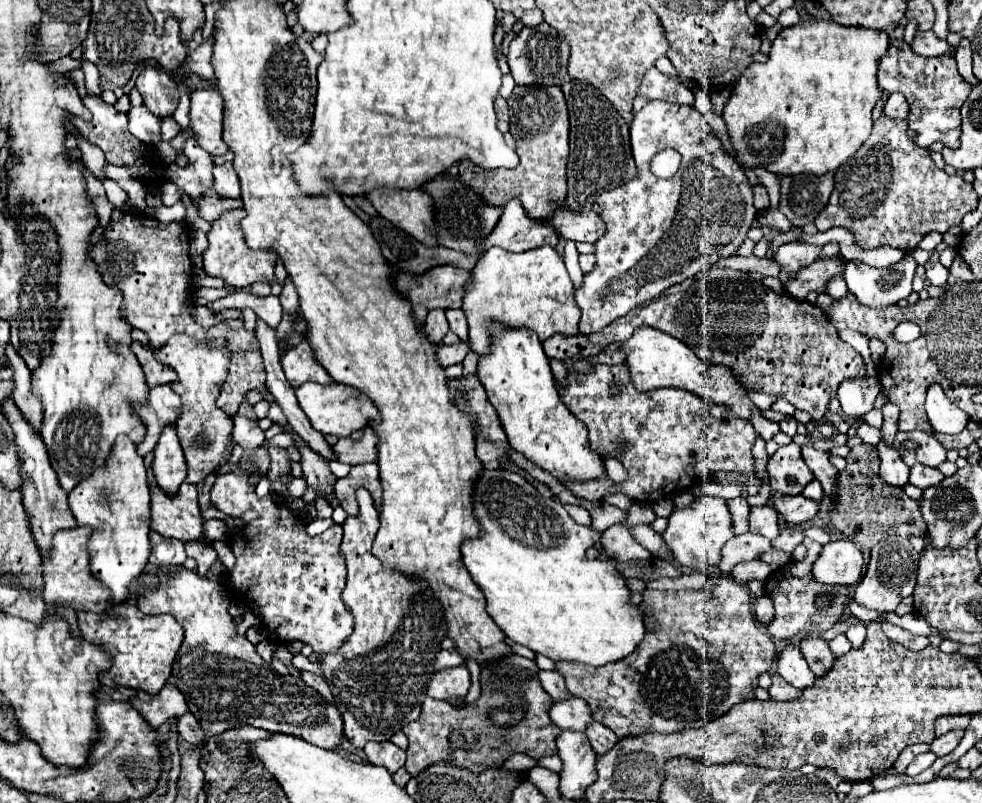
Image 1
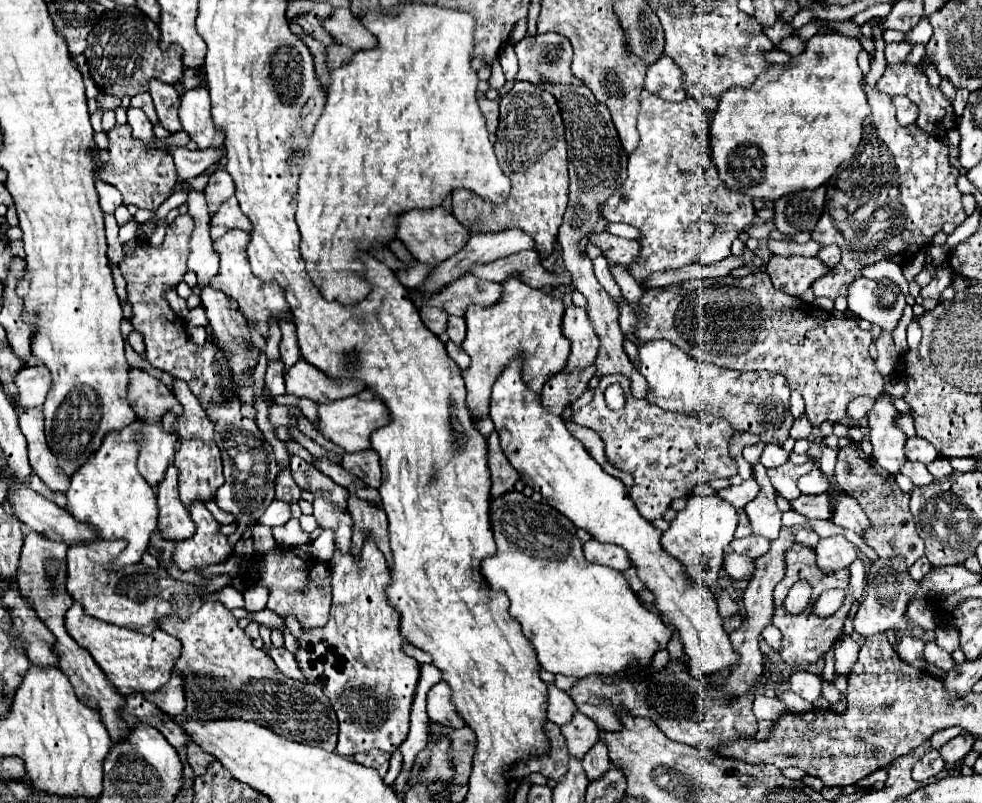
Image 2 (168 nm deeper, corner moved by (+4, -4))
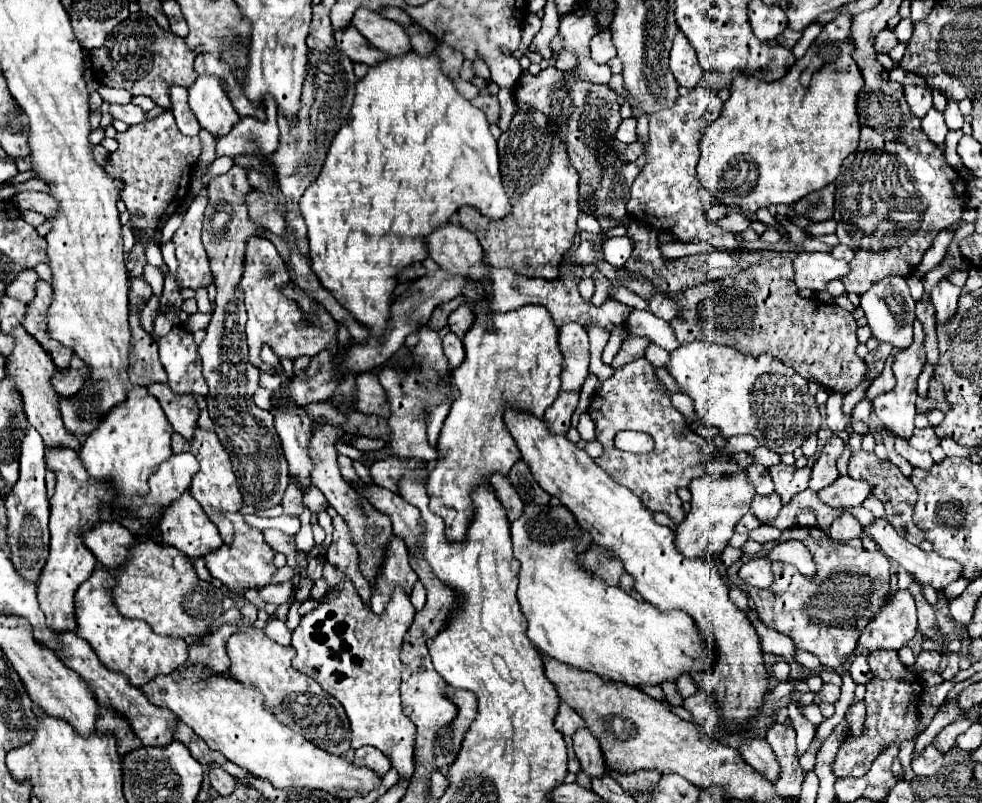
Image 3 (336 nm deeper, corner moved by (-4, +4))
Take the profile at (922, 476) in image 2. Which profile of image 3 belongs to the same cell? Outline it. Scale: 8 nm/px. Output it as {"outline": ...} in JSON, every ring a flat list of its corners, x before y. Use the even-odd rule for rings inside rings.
{"outline":[[896,438,896,452,902,454,914,468,930,468,934,464,930,452,918,452,918,450,914,450,904,438]]}

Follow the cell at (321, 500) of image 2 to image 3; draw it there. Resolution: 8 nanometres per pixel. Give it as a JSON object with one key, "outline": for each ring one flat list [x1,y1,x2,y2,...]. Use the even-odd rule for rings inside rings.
{"outline":[[334,516,332,518,332,526,334,526,334,540,332,546,328,550,328,562,336,568,340,568,344,572,344,576,348,576,348,580,354,584,358,596,362,598,362,602,366,604,366,608,370,608,370,584,366,580,362,580,360,570,356,566,356,552,354,552,354,544,350,542,350,532,346,530,346,522,342,516]]}

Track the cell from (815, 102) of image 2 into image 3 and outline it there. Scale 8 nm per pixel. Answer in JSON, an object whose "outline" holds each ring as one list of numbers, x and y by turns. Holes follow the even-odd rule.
{"outline":[[838,14,830,20,804,58,796,60,788,74,776,82,760,82,750,76,738,76,732,82,730,98,720,118,702,138,702,156,698,162,698,180,714,200,744,214,778,204,792,208,806,194,822,190,836,180,844,158,856,150,860,136,856,100,862,88,862,74,858,74,858,66,850,56,854,50,848,44,850,24,850,14]]}

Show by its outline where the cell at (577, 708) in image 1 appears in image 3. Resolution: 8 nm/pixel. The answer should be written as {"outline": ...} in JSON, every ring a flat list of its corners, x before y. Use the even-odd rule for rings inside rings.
{"outline":[[586,728,574,734,574,752,580,762,580,770,588,778,602,778,602,774,606,772,606,766,600,754,600,746,598,746,598,740]]}

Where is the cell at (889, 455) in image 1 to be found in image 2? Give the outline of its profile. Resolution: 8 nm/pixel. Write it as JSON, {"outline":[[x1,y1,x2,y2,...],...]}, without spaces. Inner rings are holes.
{"outline":[[880,396,872,412,868,414,870,442,874,448,872,456,890,474,898,474,902,464,906,462,906,456,904,456,906,436,902,430,894,426,896,414,898,410,892,406,890,396]]}

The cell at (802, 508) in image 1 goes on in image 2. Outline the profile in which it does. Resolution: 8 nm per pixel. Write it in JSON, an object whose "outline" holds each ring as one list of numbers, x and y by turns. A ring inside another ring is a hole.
{"outline":[[826,494,800,496,800,498,792,500,790,506,792,506,792,510,796,510,802,516,806,516,808,520,814,520,814,518,830,518,830,502,828,502]]}

